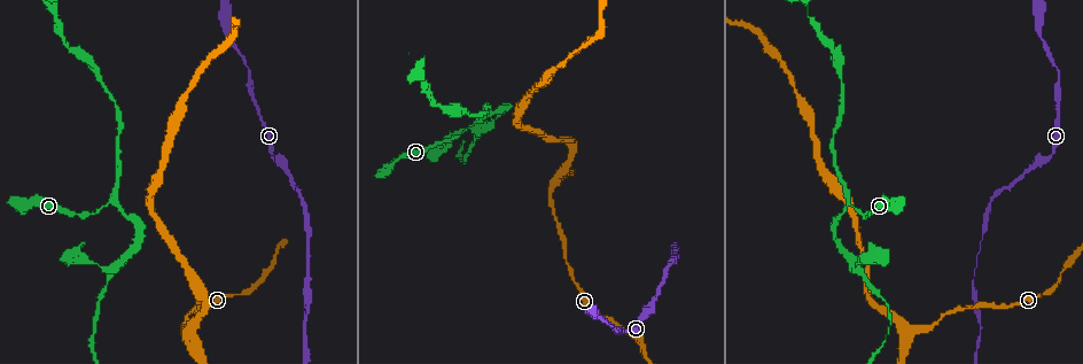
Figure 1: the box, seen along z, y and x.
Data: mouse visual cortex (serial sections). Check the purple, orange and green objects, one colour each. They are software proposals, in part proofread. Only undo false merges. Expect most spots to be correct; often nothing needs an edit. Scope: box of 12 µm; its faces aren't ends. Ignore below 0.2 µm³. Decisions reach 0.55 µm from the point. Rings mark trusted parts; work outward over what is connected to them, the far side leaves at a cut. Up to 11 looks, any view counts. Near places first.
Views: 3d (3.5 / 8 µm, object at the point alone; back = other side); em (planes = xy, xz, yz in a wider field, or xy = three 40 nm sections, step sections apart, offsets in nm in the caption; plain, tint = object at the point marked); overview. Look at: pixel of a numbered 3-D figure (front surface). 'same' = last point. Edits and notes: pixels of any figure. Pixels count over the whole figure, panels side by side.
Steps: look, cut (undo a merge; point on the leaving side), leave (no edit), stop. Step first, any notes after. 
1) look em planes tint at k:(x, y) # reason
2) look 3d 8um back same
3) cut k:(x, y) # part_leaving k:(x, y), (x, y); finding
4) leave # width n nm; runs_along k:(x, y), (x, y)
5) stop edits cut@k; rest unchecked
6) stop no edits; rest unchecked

look 3d 3.5um at 1:(811, 19) # sharp bend

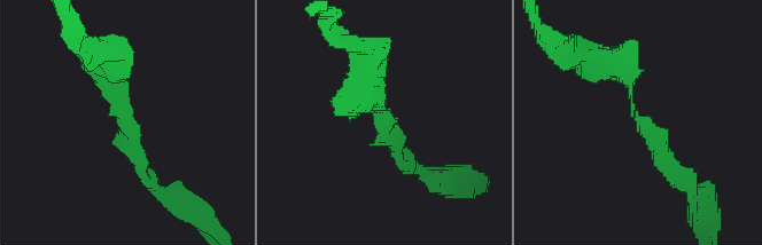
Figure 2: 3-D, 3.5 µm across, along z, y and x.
look em xy step 5 tint at 2:(384, 118) # arm_widths 200, 200 nm; now the EM

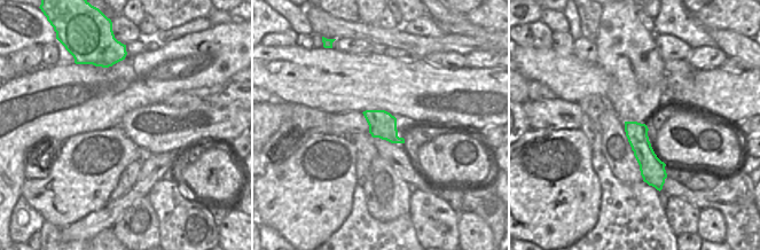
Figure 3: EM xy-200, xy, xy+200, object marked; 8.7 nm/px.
leave # runs_along 2:(690, 179), (637, 116), (629, 80), (603, 70); all the same cell

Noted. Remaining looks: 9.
look em xy step 5 tint at 1:(507, 107) # abrupt turn

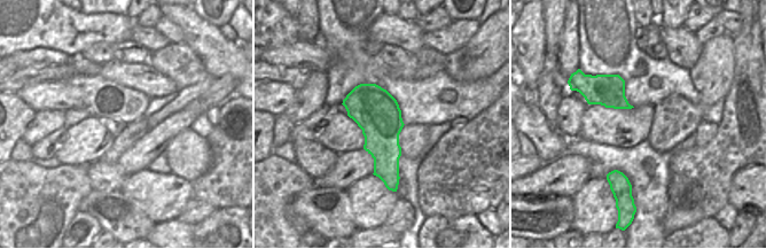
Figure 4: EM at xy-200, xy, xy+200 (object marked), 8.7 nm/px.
look 3d 3.5um same # wider look

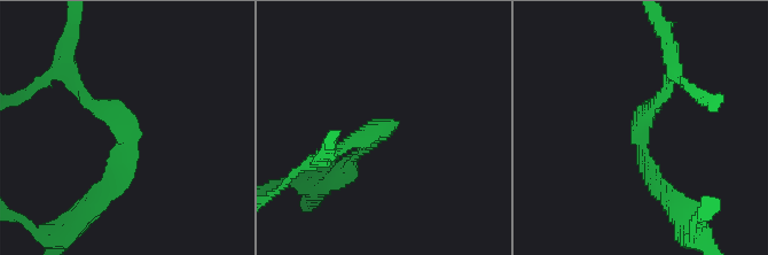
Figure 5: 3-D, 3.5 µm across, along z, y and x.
leave # continuous, no second cell

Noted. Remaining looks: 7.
look 3d 3.5um at 1:(858, 271) # sharp bend

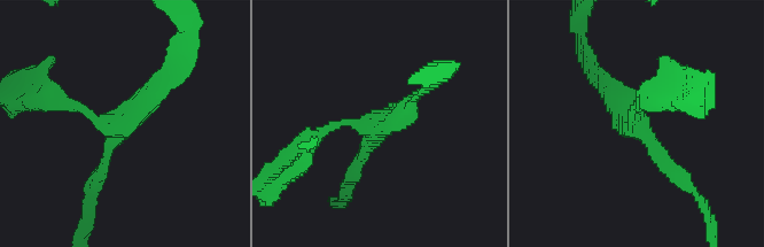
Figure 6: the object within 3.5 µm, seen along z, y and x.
look em xy step 3 tint at 6:(638, 130) # now the EM

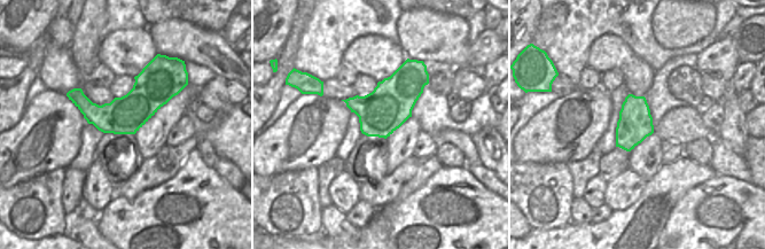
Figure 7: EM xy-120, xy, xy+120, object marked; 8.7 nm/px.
leave # runs_along 6:(425, 90), (397, 120), (341, 122), (312, 139); all the same cell

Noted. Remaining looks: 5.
look 3d 8um back at 1:(905, 327) # three arms meet

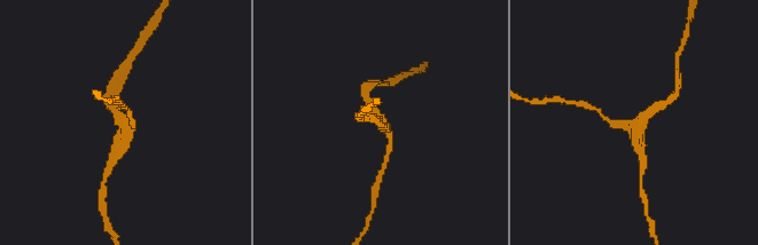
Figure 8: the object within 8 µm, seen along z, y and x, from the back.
look em planes tint at 8:(126, 125)

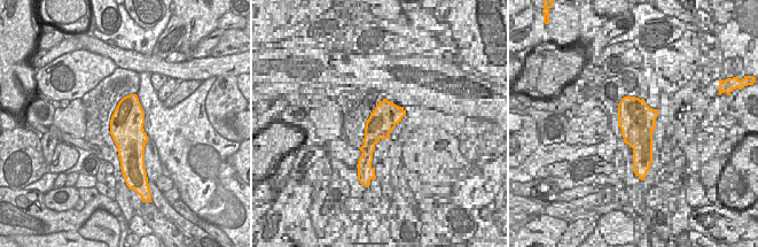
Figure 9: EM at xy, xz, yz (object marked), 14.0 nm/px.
leave # width 480 nm; runs_along 8:(388, 153), (389, 133), (367, 101); one cell here

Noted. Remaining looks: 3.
stop no edits; rest unchecked

